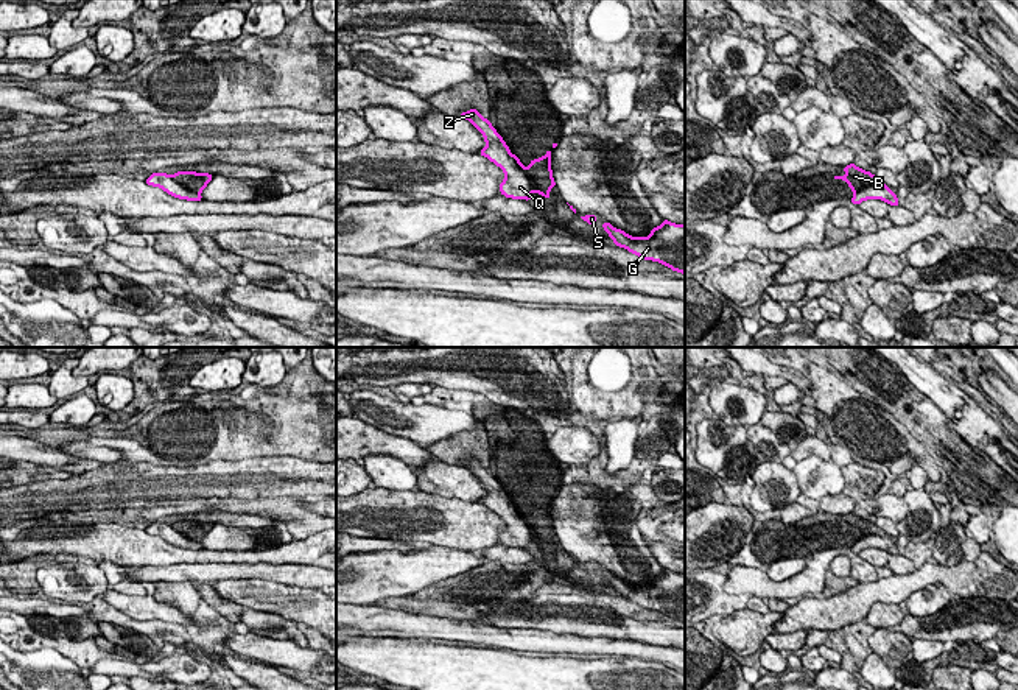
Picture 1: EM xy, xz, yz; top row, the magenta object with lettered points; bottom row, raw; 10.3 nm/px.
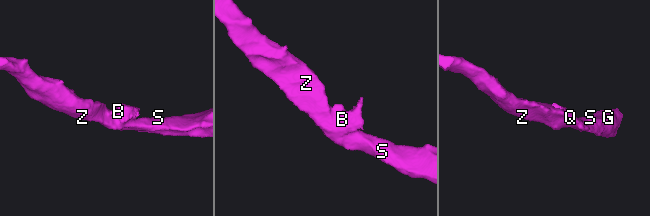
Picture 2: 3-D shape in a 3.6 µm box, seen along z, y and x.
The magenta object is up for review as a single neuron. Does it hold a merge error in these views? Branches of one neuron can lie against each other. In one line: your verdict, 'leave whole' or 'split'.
split

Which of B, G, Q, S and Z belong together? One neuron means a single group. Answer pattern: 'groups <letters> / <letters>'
groups B / G Q S Z

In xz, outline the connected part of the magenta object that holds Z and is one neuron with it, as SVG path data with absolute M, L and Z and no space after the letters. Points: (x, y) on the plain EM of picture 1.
M476 458L461 461L459 466L469 469L483 483L486 497L481 498L479 503L504 520L504 530L500 533L500 542L506 547L531 550L531 531L517 512L515 505L511 502L503 486L490 473L490 469L483 467Z

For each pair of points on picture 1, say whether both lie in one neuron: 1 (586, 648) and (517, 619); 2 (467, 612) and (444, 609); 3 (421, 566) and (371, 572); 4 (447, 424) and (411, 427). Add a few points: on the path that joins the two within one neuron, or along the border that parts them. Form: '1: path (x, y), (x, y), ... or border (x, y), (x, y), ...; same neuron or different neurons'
1: border (508, 626), (573, 633), (579, 637); different neurons
2: path (461, 612), (450, 609); same neuron
3: path (408, 572), (383, 572); same neuron
4: path (438, 424), (421, 424); same neuron

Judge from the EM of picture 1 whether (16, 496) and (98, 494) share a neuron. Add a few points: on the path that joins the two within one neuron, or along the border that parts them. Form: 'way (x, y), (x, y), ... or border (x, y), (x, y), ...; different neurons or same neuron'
way (36, 497), (78, 497); same neuron

